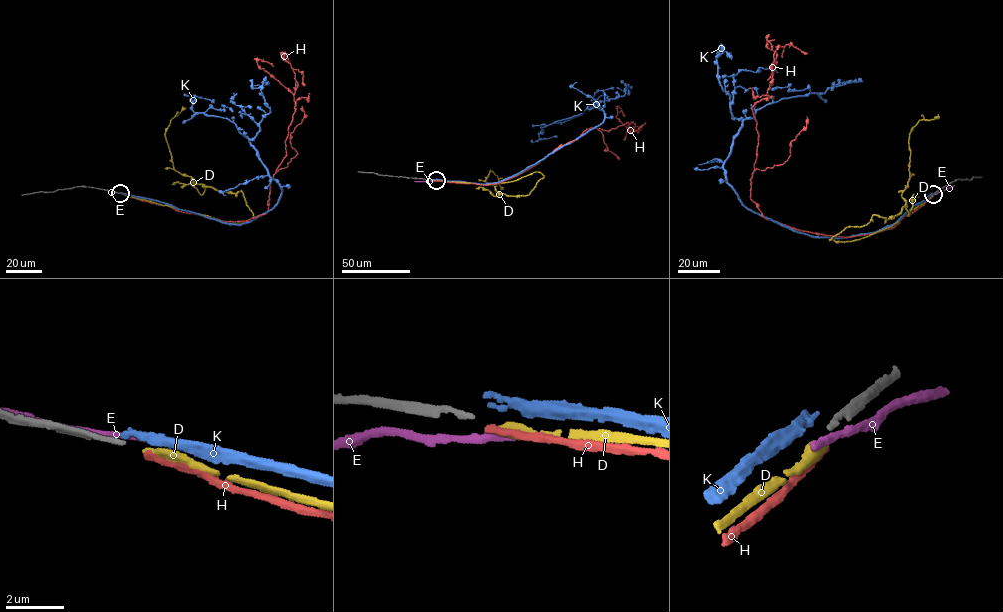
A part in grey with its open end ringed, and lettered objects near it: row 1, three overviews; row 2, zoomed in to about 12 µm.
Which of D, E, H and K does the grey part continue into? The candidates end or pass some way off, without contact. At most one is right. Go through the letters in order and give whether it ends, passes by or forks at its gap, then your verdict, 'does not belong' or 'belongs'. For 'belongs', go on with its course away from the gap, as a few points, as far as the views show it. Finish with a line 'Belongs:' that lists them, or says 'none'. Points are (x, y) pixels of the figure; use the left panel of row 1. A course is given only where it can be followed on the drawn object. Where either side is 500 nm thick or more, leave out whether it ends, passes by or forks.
D: it ends there; belongs; it runs (121, 194), (232, 224), (253, 216), (242, 190), (235, 193), (196, 184), (174, 169), (165, 130), (182, 106)
E: it passes by; does not belong
H: it ends there; does not belong
K: it ends there; does not belong
Belongs: D

